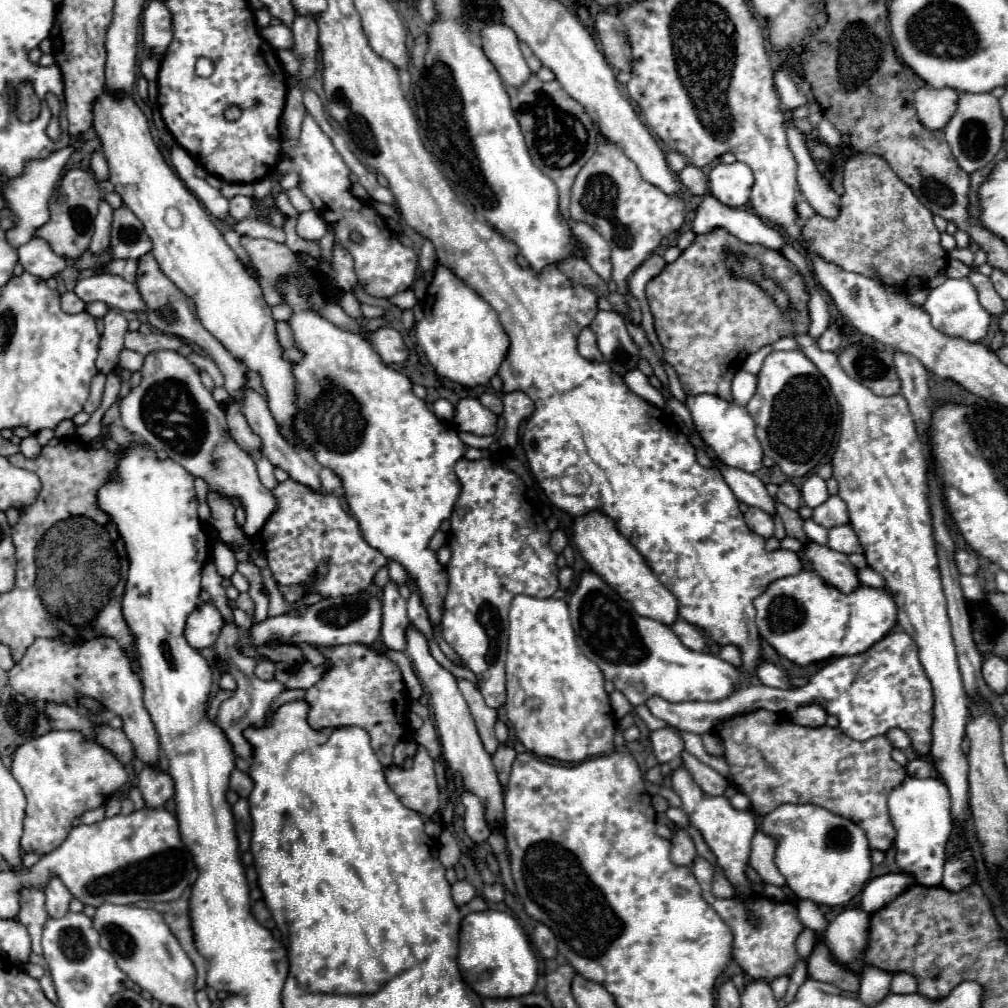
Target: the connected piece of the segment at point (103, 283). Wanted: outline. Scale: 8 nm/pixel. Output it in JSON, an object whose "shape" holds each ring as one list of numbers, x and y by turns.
{"shape":[[97,274,83,278,75,286,75,294,83,302,105,302,109,308,125,312,145,310,145,300,141,298,135,284,113,274]]}

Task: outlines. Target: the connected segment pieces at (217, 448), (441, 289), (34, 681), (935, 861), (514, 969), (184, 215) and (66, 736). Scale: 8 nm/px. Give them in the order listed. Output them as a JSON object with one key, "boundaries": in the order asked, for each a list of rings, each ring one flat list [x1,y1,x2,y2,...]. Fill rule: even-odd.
{"boundaries":[[[157,350,145,356,141,376,141,384,131,388,119,406,125,428,151,448,163,450,193,476,201,476,213,492,239,496,247,514,245,532,249,536,257,536,273,510,277,510,277,498,273,498,273,492,259,482,253,458,231,440,225,410,203,386,199,370,177,350]],[[445,266,435,268,433,282,423,300,423,320,415,324,417,344,433,364,435,372,463,386,485,386,497,374,507,354,509,338,503,332,495,310]],[[95,636,83,644,67,644,61,638,37,638,21,662,9,670,9,684,25,698,39,702,77,704,81,698,101,702,105,710,123,720,123,732,133,742,137,756,147,764,159,760,159,736,143,704,141,680,133,672,133,660,115,638]],[[907,776,889,794,889,814,897,830,897,866,923,886,939,886,945,864,945,844,953,826,945,782,941,778]],[[471,912,461,922,459,968,465,982,483,998,529,994,537,982,537,960,519,922,507,912]],[[105,92,97,104,95,104,95,132,101,136,101,148,103,154,109,162,109,180,115,186,115,192,123,198,125,206,143,222,145,232,153,244,151,254,155,256,161,272,187,296,195,302,197,316,201,318,203,326,235,356,239,358,249,370,255,370,263,378,263,386,267,392,267,404,281,426,281,434,289,436,291,432,291,418,295,416,295,378,291,374,291,362,285,362,281,358,283,348,277,344,277,334,275,334,275,320,271,316,269,304,263,298,263,292,259,288,259,282,249,276,243,268,243,264,237,260,237,254,227,246,223,240,221,232,215,228,211,222,209,212,205,206,189,192,189,188,179,180,179,176,169,168,165,162,163,154,159,152,151,130,149,130,149,120,145,114,137,108,131,96,125,98,113,98,109,92],[175,208,179,212,177,220,171,222,167,220,167,210]],[[53,730,19,746,13,754,11,774,27,798,21,848,25,854,39,856,49,854,67,838,75,818,103,806,127,782,127,772,113,754,73,730]]]}

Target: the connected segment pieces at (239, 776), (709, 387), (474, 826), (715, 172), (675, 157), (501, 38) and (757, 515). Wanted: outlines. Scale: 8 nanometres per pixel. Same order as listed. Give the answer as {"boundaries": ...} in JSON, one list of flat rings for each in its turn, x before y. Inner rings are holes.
{"boundaries":[[[233,770,231,780,229,780,229,788,231,788,233,792,237,792,241,798,247,798,249,792,251,792,251,788,253,788,253,780,251,780,245,772]],[[721,228,697,236,673,264,667,264,665,270,647,284,645,290,663,358,675,368,687,394,713,394,731,402,731,378,741,368,747,354,783,336,807,332,809,328,805,284,795,266,783,254,745,244],[725,248,757,258,765,274,775,278,789,292,795,306,793,322,781,316,779,308,759,286,729,274,723,260],[731,356,735,356,735,370]],[[469,790,461,792,461,802,465,806,465,832,473,842,485,842,491,834,491,826,485,818,485,808,483,802]],[[741,162,717,164,709,174,709,192,725,206,739,208,749,202,753,172]],[[669,152,669,154,667,154,667,162,669,162,671,170,677,174,687,166,687,160,685,160,679,152]],[[491,24,481,32,485,56,497,68,505,86,523,86,531,78,531,70,521,54,515,32,505,24]],[[749,508,745,512,745,522,747,522,749,530,755,532,757,536,761,536,761,538,771,538,773,536,773,530,775,530,773,518,767,512,763,512,761,508]]]}

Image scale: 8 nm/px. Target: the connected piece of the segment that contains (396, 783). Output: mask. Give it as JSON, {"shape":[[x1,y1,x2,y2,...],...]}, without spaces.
{"shape":[[427,750,413,758,411,768,391,764,385,768,385,778,407,808,425,816,433,816,437,812,439,788,435,778,435,762]]}

